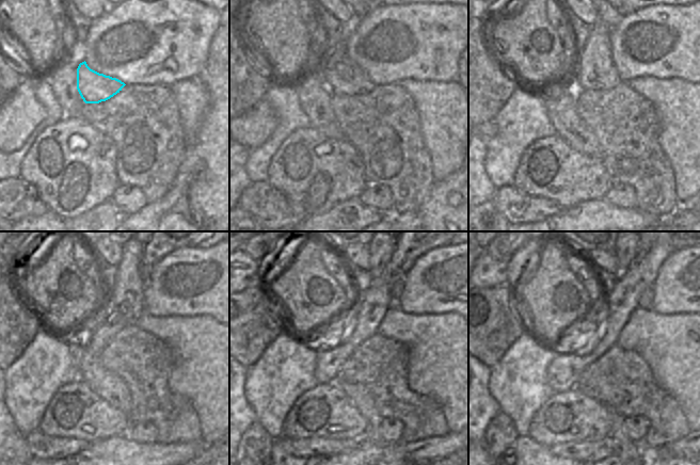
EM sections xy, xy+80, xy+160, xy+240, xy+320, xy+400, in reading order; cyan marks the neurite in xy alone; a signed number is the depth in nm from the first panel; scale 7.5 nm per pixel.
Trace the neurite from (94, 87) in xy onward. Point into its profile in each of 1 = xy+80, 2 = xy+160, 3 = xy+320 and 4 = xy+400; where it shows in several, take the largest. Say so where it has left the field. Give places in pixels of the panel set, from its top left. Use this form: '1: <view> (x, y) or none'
1: xy+80 (346, 78)
2: xy+160 (595, 70)
3: xy+320 (380, 253)
4: xy+400 (624, 253)

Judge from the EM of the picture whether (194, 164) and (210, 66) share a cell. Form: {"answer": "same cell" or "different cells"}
{"answer": "same cell"}

